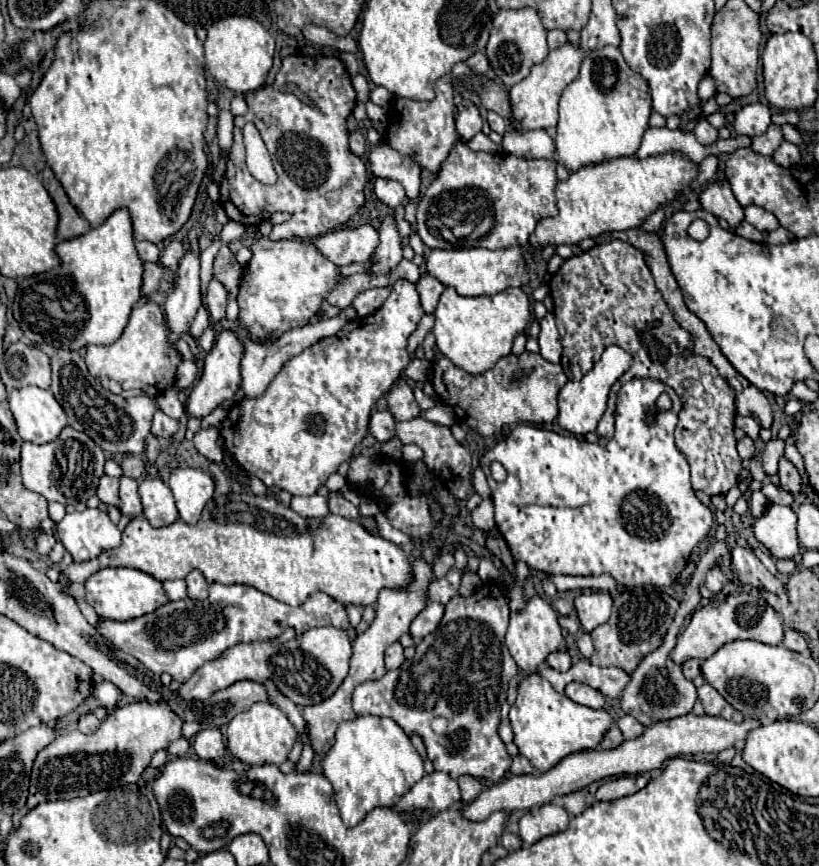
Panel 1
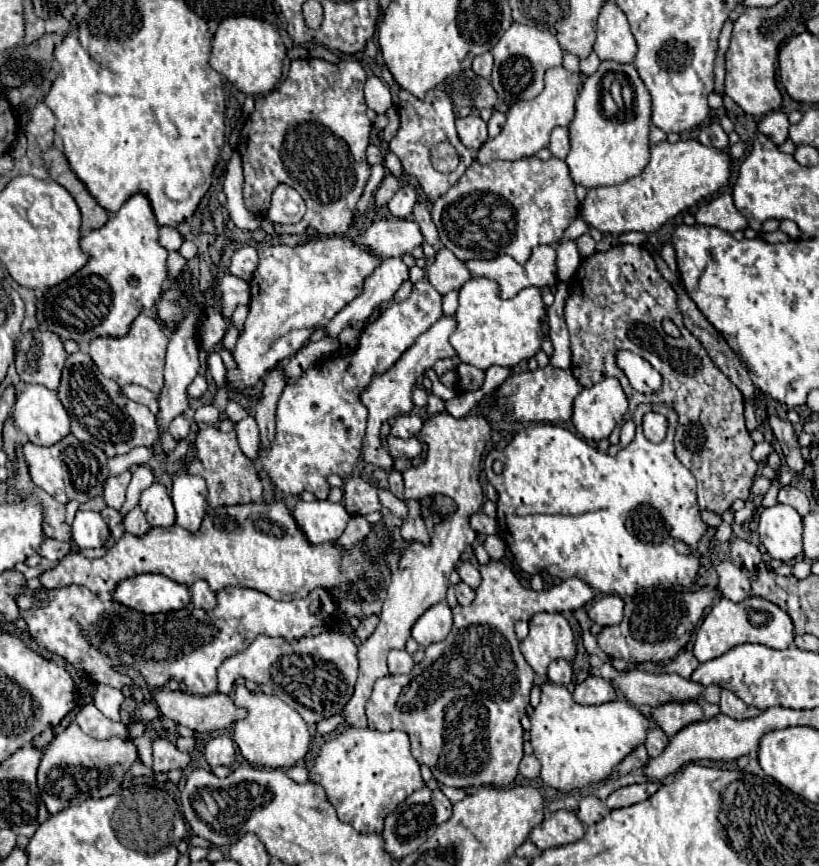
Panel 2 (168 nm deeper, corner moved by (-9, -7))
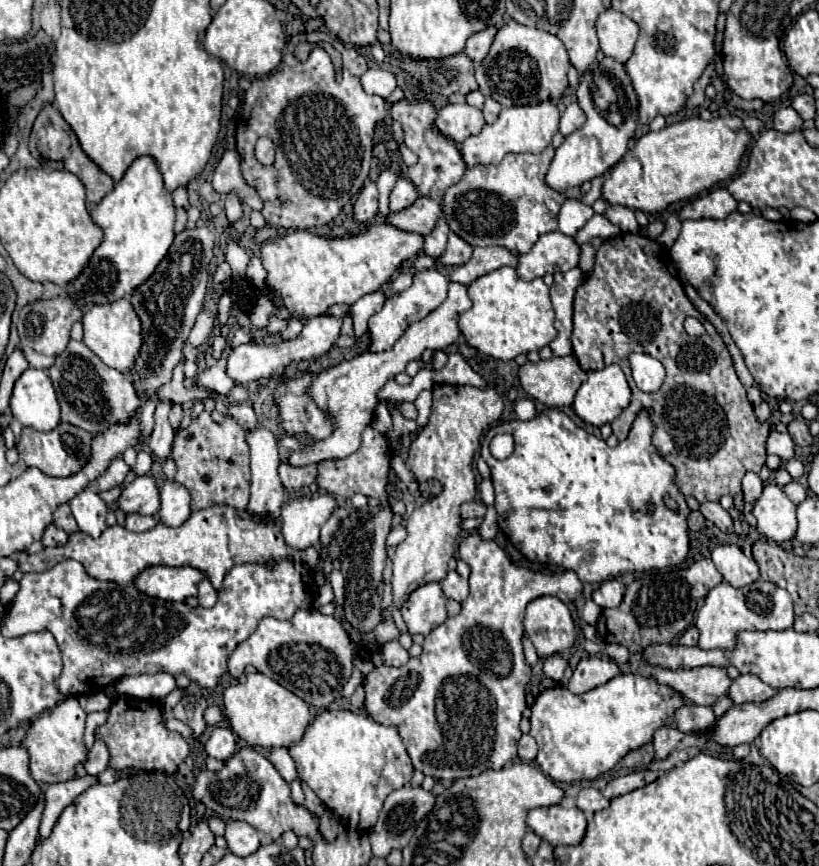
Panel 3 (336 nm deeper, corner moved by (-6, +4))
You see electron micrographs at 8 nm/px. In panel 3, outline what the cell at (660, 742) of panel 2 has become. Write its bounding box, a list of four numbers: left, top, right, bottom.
[652,725,684,759]

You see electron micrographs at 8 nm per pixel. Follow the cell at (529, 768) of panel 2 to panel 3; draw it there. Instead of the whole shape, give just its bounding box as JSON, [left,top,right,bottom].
[518,735,536,763]

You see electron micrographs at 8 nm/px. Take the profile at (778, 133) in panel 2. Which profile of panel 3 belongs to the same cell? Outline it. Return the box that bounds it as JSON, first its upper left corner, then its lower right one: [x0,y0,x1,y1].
[772,107,802,133]

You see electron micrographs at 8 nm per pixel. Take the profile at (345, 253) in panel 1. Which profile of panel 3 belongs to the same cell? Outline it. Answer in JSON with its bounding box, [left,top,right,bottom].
[386,197,442,235]

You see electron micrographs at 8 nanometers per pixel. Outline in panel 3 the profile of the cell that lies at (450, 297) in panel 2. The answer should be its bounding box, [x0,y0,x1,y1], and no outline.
[450,247,516,283]

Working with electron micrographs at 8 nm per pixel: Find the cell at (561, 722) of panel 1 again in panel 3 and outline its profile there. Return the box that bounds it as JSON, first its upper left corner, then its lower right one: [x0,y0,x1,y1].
[530,675,682,781]

